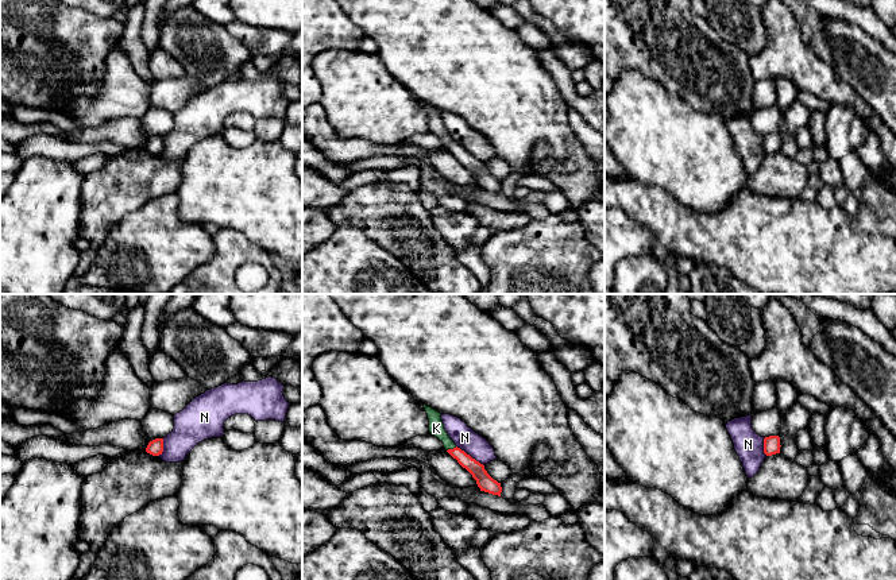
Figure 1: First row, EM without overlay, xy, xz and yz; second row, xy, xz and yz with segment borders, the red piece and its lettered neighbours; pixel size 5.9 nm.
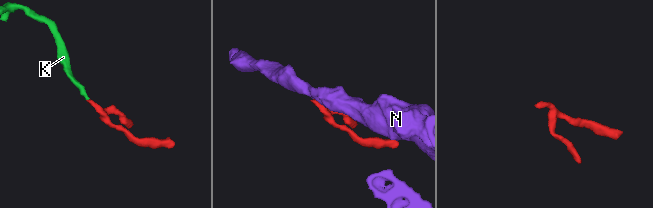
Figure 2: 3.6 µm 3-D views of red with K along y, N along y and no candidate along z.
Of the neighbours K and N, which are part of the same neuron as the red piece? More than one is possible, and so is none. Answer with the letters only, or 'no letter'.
K

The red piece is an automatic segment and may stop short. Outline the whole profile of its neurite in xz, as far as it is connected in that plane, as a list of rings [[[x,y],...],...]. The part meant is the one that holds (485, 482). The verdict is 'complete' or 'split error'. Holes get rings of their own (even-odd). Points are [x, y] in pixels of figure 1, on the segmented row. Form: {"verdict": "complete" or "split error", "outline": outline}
{"verdict": "split error", "outline": [[[424,405],[424,409],[429,419],[429,433],[437,437],[444,444],[445,451],[472,475],[480,491],[501,496],[502,492],[501,483],[494,480],[487,473],[483,464],[480,464],[479,461],[476,461],[475,459],[472,459],[470,455],[467,455],[464,451],[461,451],[455,445],[455,442],[449,438],[448,433],[444,429],[441,414],[426,405]]]}

